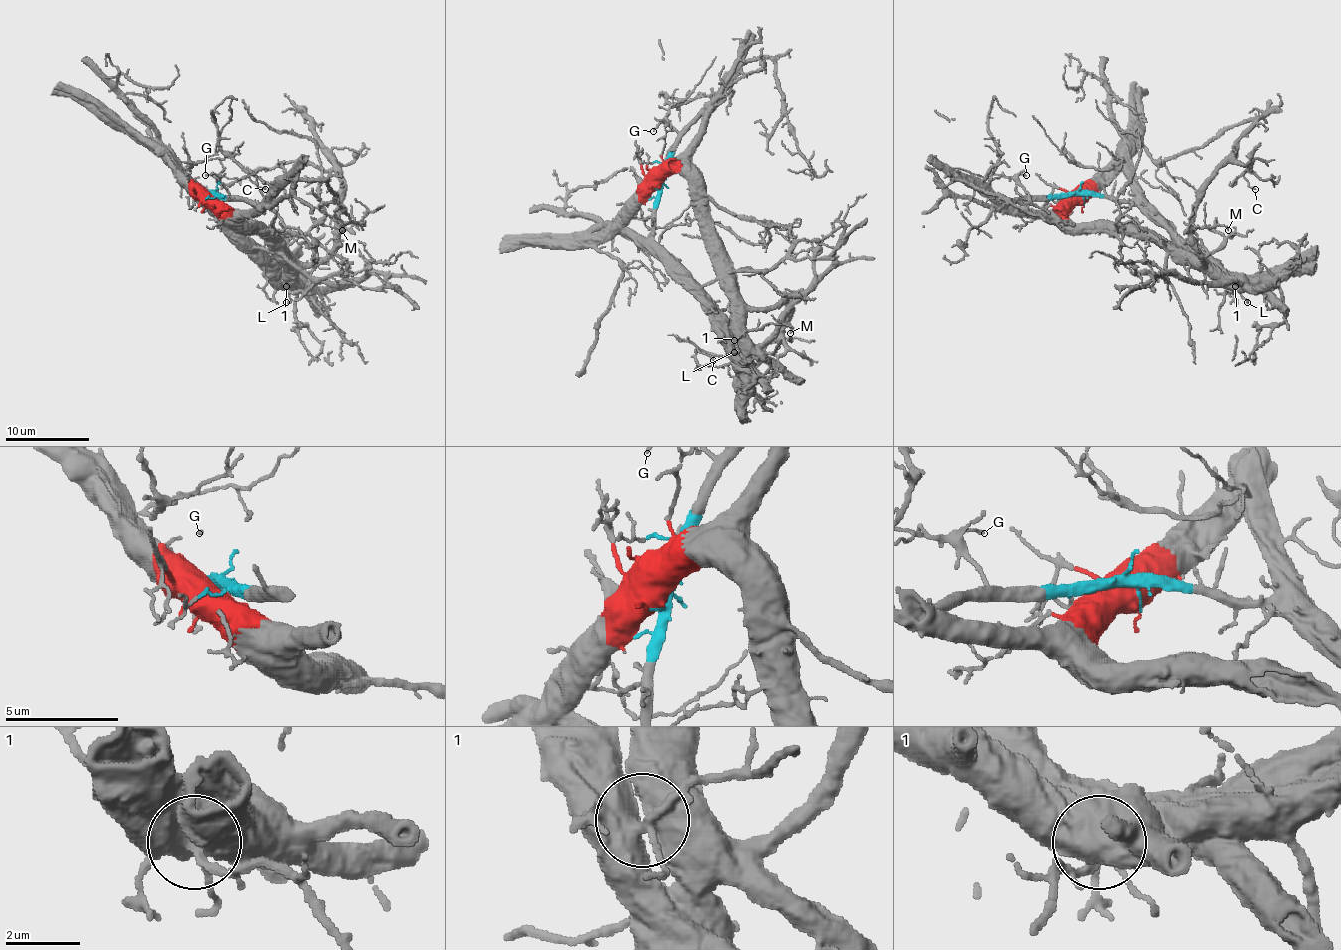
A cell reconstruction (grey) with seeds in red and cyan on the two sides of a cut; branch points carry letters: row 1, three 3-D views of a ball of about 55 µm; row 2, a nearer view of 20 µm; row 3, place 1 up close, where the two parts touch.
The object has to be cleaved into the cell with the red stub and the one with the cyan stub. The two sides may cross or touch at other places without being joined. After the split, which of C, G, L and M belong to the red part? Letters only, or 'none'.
C, M

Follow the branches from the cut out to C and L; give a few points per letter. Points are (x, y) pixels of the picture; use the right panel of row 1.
C: (1075, 195), (1066, 216), (1077, 226), (1142, 232), (1203, 264), (1197, 190), (1249, 161), (1243, 176), (1256, 188)
L: (1075, 195), (1136, 201), (1235, 285), (1247, 302)

